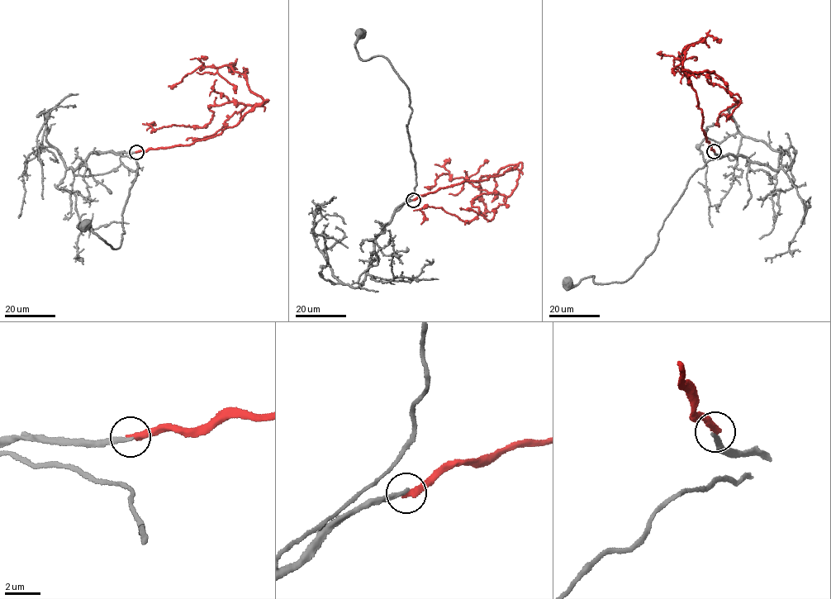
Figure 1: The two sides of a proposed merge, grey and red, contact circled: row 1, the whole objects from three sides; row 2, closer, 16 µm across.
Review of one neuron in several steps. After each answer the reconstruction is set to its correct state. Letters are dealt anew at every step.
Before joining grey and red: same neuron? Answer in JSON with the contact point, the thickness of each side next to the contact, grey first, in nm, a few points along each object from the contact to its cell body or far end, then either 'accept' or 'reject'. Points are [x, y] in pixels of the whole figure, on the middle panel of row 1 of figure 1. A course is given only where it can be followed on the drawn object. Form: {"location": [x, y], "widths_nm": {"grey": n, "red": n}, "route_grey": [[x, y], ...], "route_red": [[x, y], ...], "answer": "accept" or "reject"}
{"location": [413, 200], "widths_nm": {"grey": 240, "red": 360}, "route_grey": [[414, 199], [395, 209], [416, 184], [409, 91], [386, 58], [359, 58], [360, 34]], "route_red": [[414, 199], [522, 164], [509, 196], [473, 199], [479, 211], [473, 220], [426, 206], [421, 224]], "answer": "reject"}

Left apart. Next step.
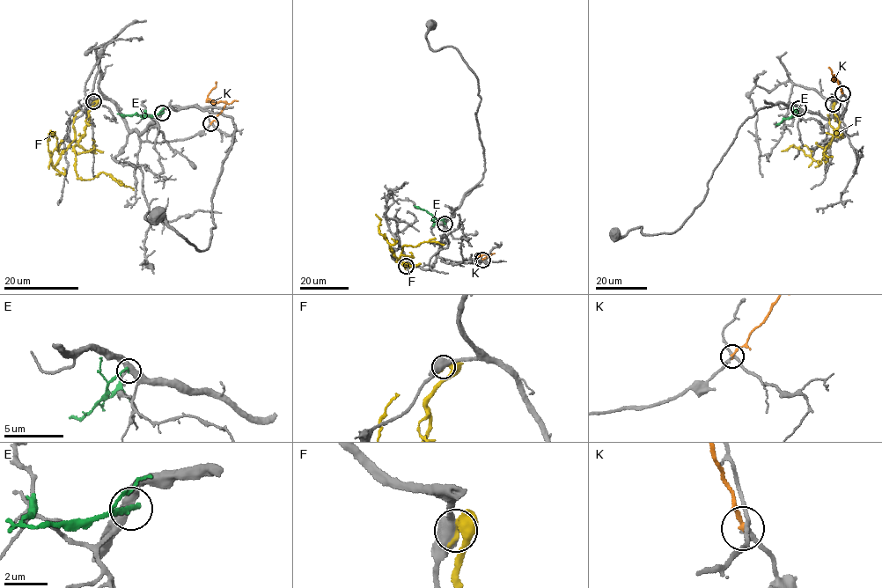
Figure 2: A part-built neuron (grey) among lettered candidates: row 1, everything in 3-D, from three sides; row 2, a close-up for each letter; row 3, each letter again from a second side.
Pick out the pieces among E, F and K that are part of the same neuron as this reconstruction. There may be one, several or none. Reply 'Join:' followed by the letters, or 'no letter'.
Join: no letter

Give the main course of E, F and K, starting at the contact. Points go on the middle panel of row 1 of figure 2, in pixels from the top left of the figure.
E: (444, 224), (414, 206)
F: (406, 266), (379, 233), (380, 220), (376, 214)
K: (482, 260), (488, 256), (475, 256), (477, 253)

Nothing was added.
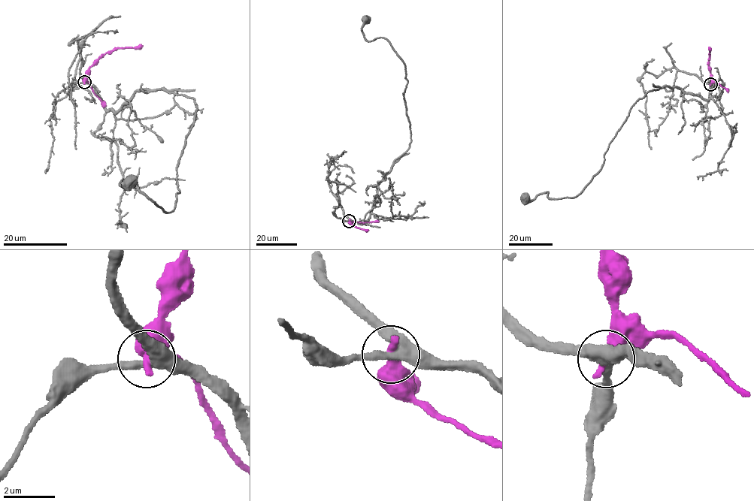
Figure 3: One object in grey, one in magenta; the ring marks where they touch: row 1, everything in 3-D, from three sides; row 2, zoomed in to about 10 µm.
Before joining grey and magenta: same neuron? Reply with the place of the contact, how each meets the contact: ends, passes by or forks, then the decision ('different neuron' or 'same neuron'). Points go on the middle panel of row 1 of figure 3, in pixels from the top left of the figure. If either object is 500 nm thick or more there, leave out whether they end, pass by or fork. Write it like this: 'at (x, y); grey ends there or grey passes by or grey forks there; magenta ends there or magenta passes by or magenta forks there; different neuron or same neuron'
at (349, 221); grey forks there; magenta ends there; different neuron

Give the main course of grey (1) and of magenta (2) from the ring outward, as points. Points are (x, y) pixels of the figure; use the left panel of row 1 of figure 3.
1: (83, 82), (115, 113), (145, 89), (194, 99), (174, 209), (120, 184), (129, 182)
2: (83, 82), (86, 71), (107, 52), (117, 48), (137, 48), (142, 45)

